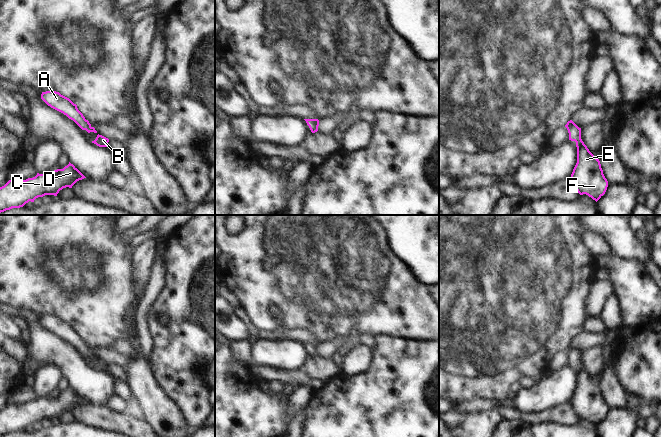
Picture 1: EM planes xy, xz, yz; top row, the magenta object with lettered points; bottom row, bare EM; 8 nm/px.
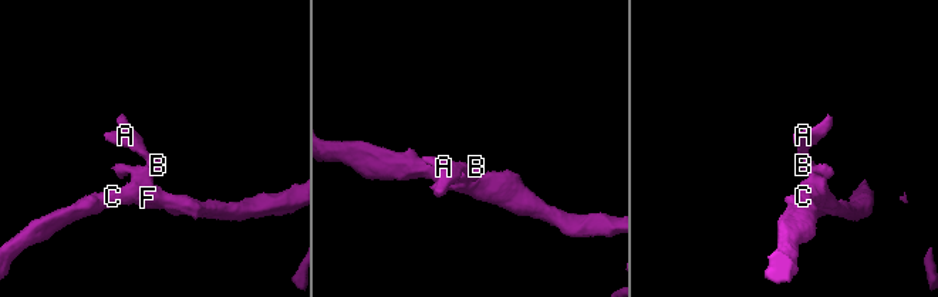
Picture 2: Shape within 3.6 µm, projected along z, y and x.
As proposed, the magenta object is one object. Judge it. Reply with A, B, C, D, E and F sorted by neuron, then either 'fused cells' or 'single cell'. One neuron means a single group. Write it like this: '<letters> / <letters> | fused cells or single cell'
A B C D E F | single cell

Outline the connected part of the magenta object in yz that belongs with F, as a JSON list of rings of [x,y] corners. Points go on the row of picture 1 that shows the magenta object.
[[[572,120],[568,121],[565,127],[569,133],[569,140],[575,141],[577,147],[577,163],[570,177],[572,185],[580,195],[586,194],[597,202],[608,187],[600,161],[582,141],[581,128]]]

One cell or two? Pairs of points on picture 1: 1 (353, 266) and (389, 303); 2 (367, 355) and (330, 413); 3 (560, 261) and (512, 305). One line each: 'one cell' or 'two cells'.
1: one cell
2: two cells
3: one cell

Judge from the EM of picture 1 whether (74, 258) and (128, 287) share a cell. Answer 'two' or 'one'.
one

